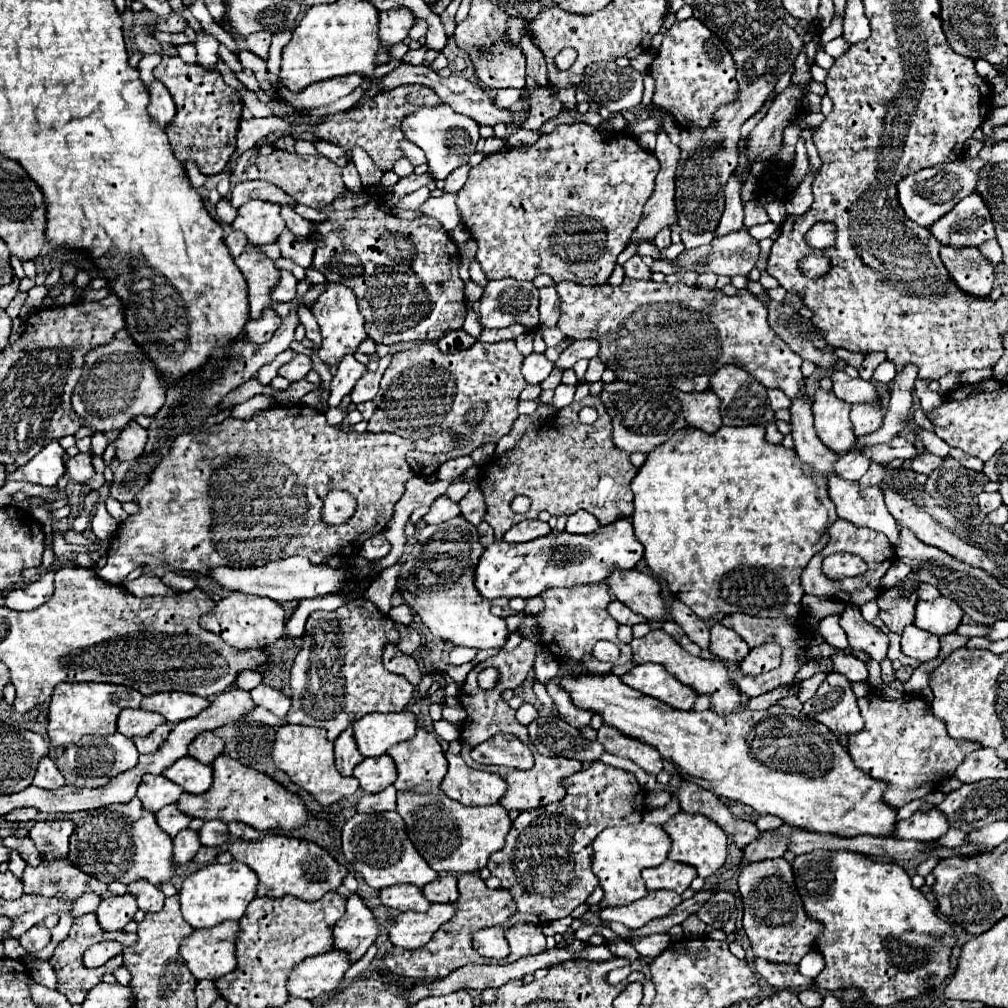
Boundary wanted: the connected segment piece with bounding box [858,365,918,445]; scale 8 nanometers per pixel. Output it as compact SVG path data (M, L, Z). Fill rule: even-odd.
M906 365L904 369L896 371L894 385L892 385L892 399L888 405L888 413L884 417L882 427L874 433L868 435L866 439L858 439L858 445L874 445L874 443L884 443L890 441L892 437L900 435L906 425L908 425L908 415L912 409L912 389L914 381L918 379L918 367Z

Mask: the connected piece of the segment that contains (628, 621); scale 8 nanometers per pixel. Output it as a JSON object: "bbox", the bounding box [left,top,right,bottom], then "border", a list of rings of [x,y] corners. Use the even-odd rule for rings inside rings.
{"bbox":[608,601,646,625],"border":[[[612,601],[610,607],[608,607],[608,613],[620,623],[620,625],[636,625],[636,623],[646,623],[646,617],[630,611],[624,603],[618,603],[618,601]]]}

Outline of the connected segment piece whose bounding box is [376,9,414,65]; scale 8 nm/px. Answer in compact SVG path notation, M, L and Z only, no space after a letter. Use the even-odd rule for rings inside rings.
M390 9L390 11L380 11L378 21L380 21L378 37L380 37L382 49L376 55L376 65L384 65L390 61L390 55L388 55L390 47L394 43L404 41L404 37L408 35L414 23L414 15L408 9Z

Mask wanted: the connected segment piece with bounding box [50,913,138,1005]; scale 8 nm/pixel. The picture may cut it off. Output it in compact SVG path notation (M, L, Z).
M88 913L88 915L84 915L84 917L74 919L68 939L62 941L62 943L56 947L56 951L54 951L52 959L50 959L50 965L52 965L52 969L54 969L54 973L56 973L56 977L58 977L58 991L60 991L72 1005L74 1005L74 1003L80 1005L80 1003L86 999L86 993L88 993L94 985L100 983L100 979L102 979L102 975L104 975L106 971L114 971L116 967L122 965L122 953L120 953L120 955L112 957L104 967L86 969L84 963L82 963L84 951L86 951L90 945L100 943L100 941L118 941L118 943L122 943L122 947L130 947L130 945L136 943L136 939L138 939L136 933L124 933L124 931L106 933L106 931L102 931L102 929L98 927L98 921L94 919L94 913Z

